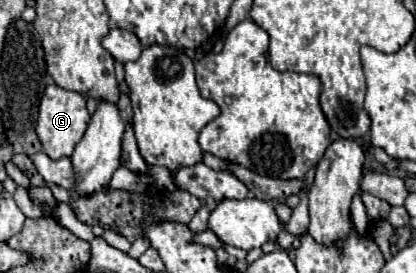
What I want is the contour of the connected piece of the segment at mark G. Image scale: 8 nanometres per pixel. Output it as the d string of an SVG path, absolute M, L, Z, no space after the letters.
M50 84L42 96L40 102L40 114L36 122L36 132L40 136L42 148L50 158L60 158L60 156L70 156L84 136L84 130L88 126L90 114L86 110L86 98L80 92L74 90L64 90L56 84Z

